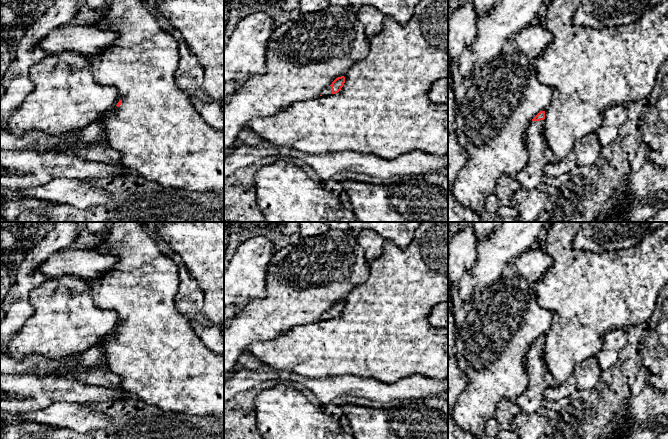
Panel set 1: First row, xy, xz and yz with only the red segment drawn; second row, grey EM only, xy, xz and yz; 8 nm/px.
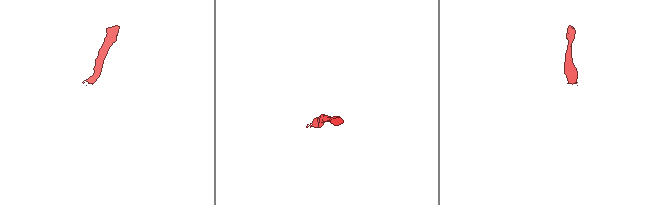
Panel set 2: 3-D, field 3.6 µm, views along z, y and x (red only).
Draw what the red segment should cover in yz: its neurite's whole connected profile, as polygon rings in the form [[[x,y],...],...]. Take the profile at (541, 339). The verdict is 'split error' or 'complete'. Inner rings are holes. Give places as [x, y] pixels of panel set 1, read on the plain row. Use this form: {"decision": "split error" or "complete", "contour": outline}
{"decision": "split error", "contour": [[[540,335],[528,348],[526,359],[527,388],[515,399],[521,412],[529,415],[537,413],[544,401],[543,392],[554,385],[553,377],[543,361],[544,343],[545,335]]]}

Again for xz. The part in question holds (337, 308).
{"decision": "split error", "contour": [[[344,300],[336,302],[330,310],[328,310],[327,312],[325,312],[322,315],[321,319],[322,320],[330,320],[332,318],[338,317],[341,314],[341,312],[343,311],[344,307],[345,307]]]}

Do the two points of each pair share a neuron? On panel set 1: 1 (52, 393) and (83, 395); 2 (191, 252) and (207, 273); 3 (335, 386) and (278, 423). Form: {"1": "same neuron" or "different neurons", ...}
{"1": "same neuron", "2": "same neuron", "3": "different neurons"}

